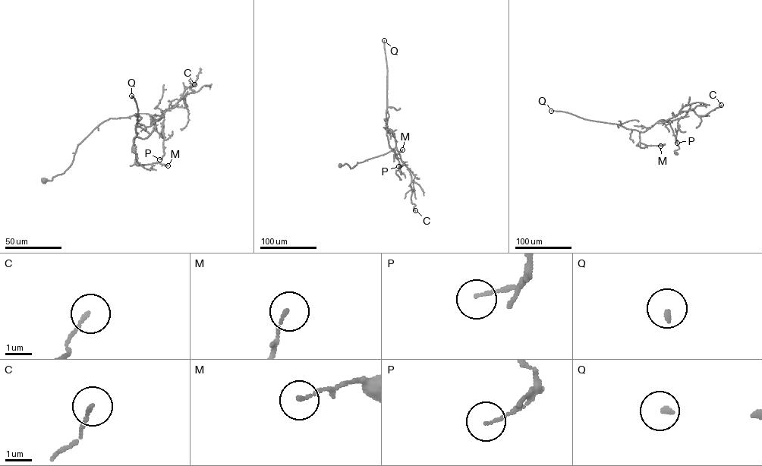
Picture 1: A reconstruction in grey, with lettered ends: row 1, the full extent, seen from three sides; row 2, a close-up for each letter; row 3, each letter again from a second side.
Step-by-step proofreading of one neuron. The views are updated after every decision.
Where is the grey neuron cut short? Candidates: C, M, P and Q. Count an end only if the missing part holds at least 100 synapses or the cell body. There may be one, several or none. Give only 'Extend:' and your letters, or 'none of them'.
Extend: Q

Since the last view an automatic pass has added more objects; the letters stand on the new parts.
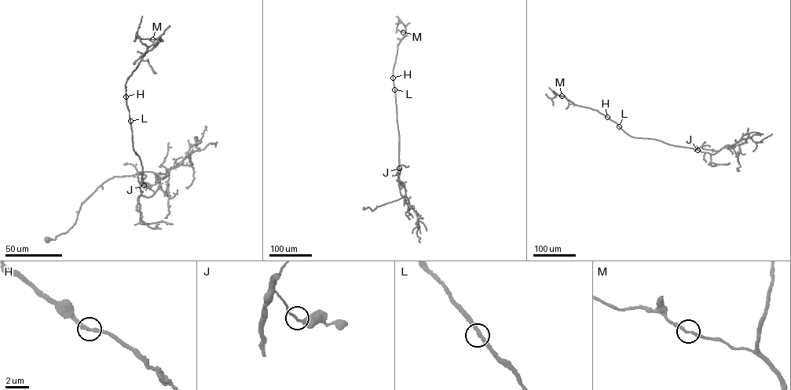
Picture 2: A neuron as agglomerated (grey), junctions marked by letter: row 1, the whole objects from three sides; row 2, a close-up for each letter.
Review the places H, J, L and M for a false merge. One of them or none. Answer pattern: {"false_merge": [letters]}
{"false_merge": []}

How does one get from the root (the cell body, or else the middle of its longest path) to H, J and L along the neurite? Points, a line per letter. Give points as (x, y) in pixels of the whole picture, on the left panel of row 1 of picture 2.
H: (48, 239), (66, 232), (81, 204), (115, 176), (153, 172), (158, 189), (140, 194), (142, 167), (126, 96)
J: (48, 239), (66, 232), (81, 204), (108, 180), (144, 172), (159, 176), (151, 196), (140, 194), (143, 185)
L: (48, 239), (66, 232), (81, 204), (115, 176), (153, 172), (157, 191), (140, 194), (130, 121)

